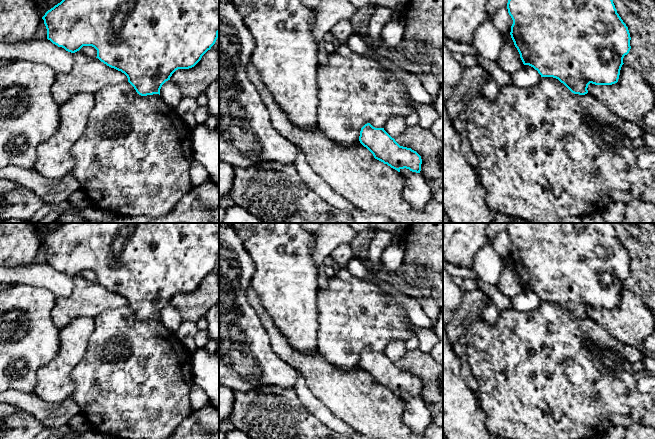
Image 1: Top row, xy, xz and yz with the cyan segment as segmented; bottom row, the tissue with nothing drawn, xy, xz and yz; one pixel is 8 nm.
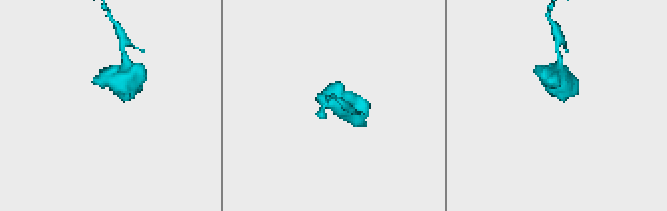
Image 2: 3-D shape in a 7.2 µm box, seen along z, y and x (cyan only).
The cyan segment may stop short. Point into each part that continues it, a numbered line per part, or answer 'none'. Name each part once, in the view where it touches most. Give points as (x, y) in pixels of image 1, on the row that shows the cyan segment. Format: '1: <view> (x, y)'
none

